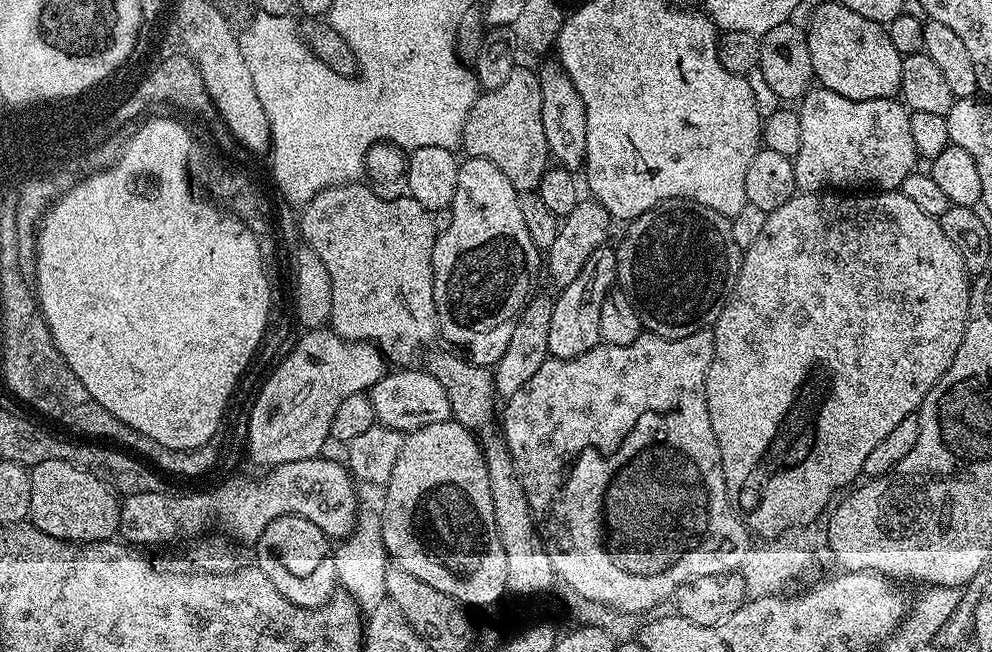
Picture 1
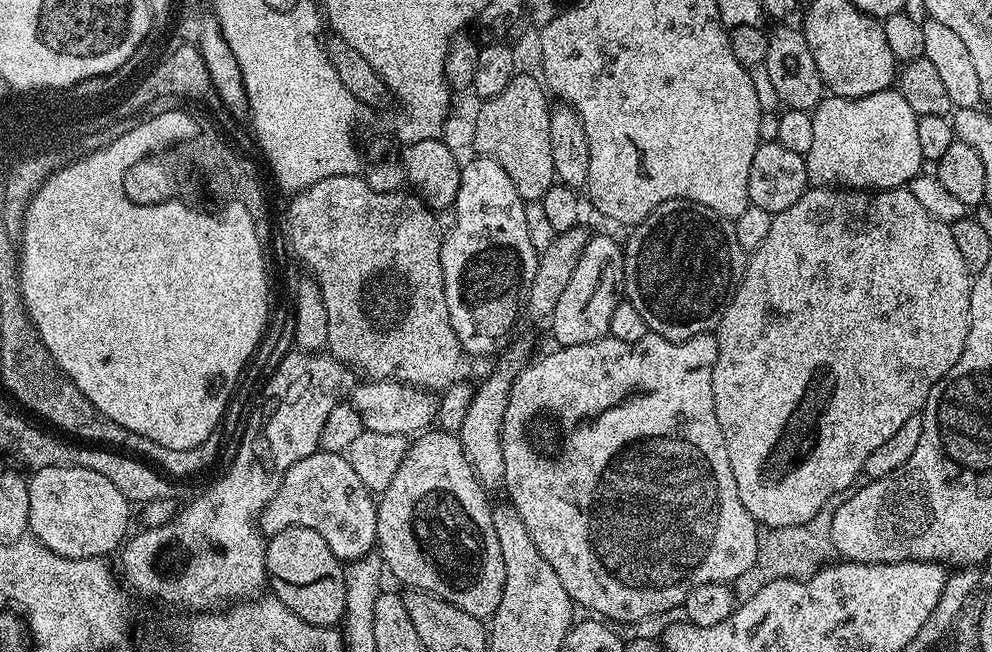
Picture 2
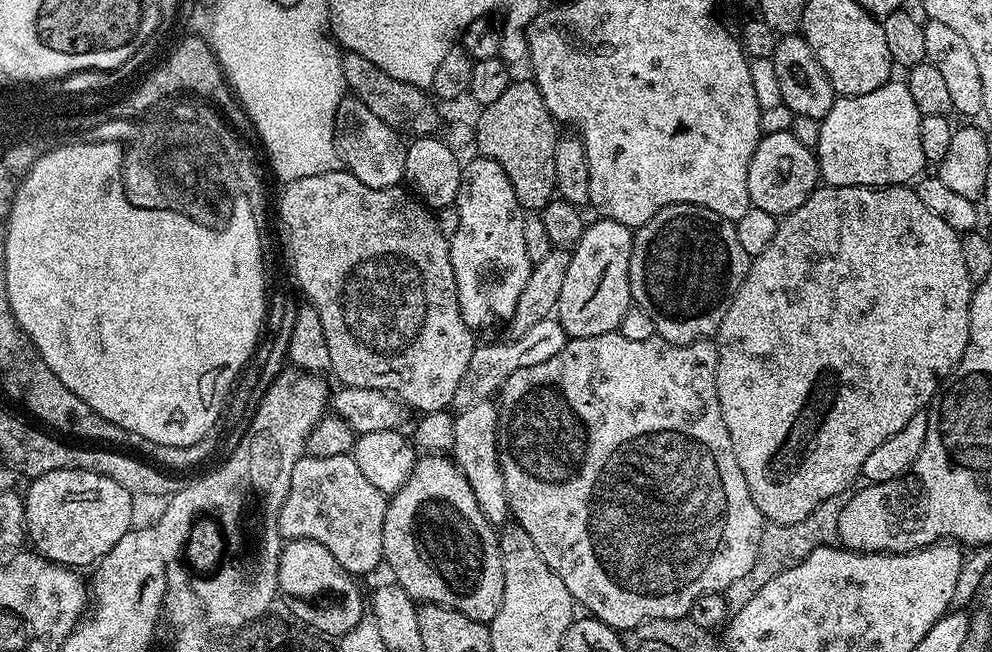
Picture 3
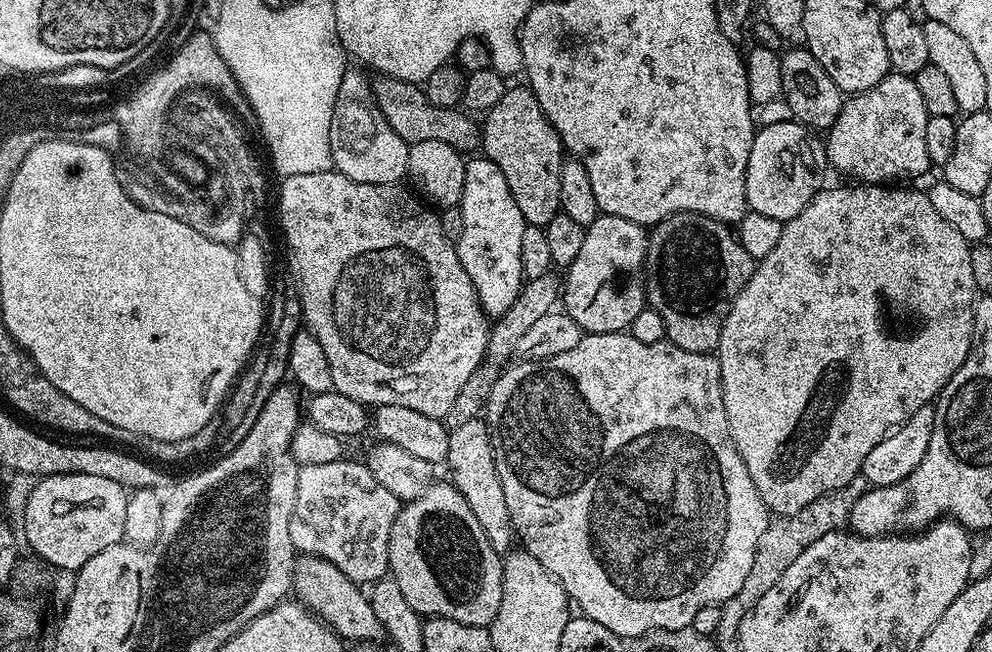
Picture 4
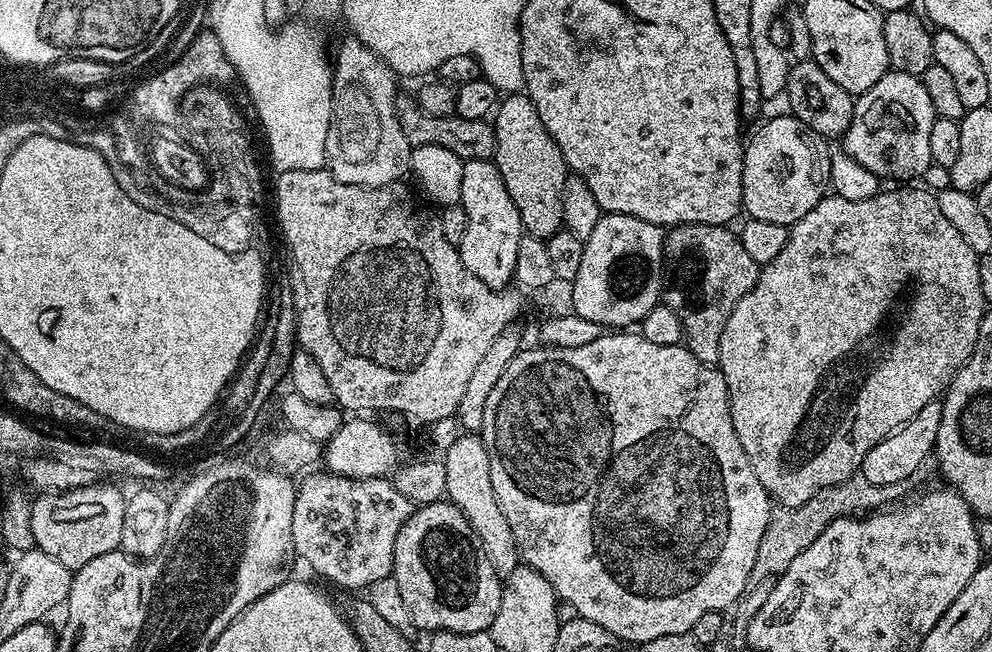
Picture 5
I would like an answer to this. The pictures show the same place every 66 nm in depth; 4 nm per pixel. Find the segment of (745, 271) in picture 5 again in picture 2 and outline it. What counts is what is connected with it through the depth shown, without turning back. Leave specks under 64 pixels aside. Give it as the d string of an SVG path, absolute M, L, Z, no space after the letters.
M689 200L662 202L642 221L631 229L628 241L623 241L624 287L627 303L642 314L649 333L667 340L689 340L703 332L720 327L720 319L729 300L736 293L744 273L746 253L738 246L735 223L727 216L719 216L710 206Z

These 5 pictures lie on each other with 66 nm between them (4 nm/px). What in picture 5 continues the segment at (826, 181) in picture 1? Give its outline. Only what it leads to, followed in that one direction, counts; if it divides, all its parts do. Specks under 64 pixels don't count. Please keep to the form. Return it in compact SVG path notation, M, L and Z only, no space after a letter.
M889 70L870 90L859 93L852 105L852 121L842 137L843 151L854 158L855 162L872 171L879 178L888 182L912 182L915 176L923 174L933 167L930 154L930 130L938 119L934 106L930 106L930 94L919 76L902 74Z

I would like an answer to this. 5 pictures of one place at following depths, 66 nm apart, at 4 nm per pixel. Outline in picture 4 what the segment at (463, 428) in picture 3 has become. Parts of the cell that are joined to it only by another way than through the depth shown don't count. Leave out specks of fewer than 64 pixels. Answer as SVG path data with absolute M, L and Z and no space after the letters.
M477 418L463 423L458 429L449 431L448 458L446 469L450 475L450 482L466 498L470 510L474 510L474 518L486 530L486 538L490 538L490 546L504 554L513 547L514 533L510 522L510 510L506 510L506 498L502 495L502 482L498 482L498 474L494 466L494 450L492 439L488 433L488 425L483 419Z

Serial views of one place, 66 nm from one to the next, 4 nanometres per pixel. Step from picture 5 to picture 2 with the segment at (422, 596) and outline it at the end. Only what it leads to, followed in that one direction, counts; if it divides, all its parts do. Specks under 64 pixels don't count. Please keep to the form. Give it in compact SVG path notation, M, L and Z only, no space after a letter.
M429 430L417 435L408 445L406 458L402 458L402 466L398 466L398 474L394 474L394 482L386 486L386 490L379 497L376 505L376 517L378 526L376 527L376 543L378 545L378 555L383 567L388 568L401 580L408 584L409 589L429 592L454 606L458 610L466 610L466 614L481 618L491 618L498 610L498 602L502 602L502 590L504 589L504 567L502 566L502 549L498 547L498 534L494 534L494 518L492 517L493 505L488 504L489 493L478 482L466 454L462 450L462 442L459 435L443 430Z

